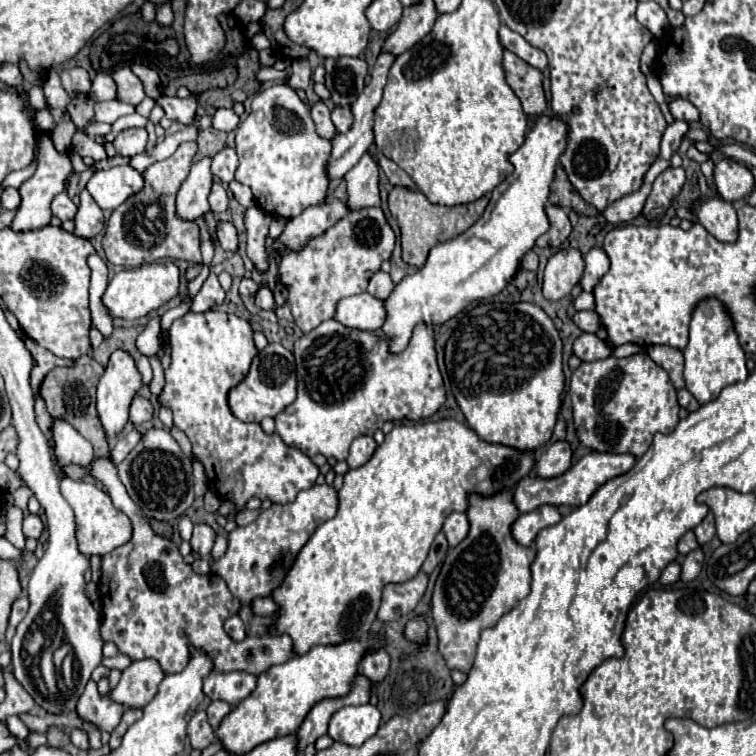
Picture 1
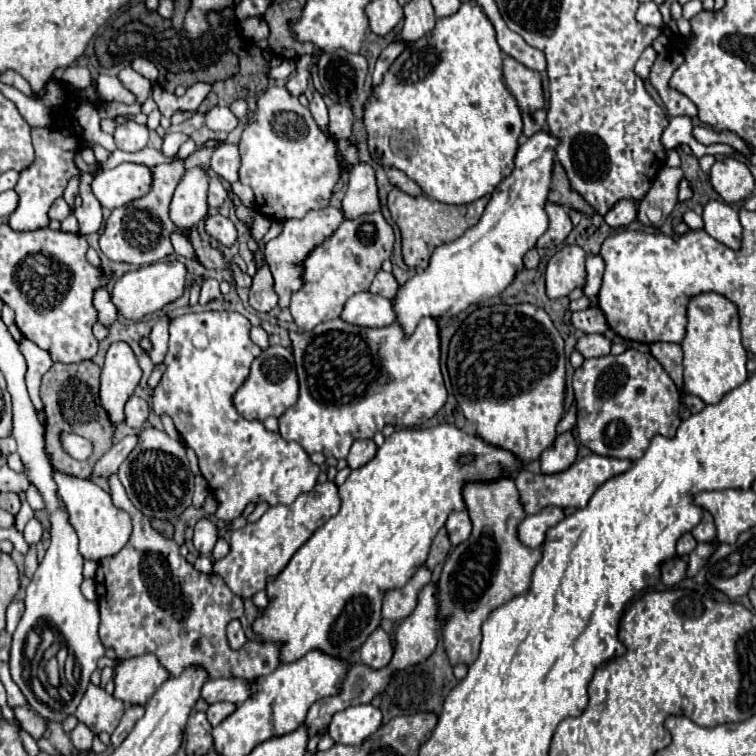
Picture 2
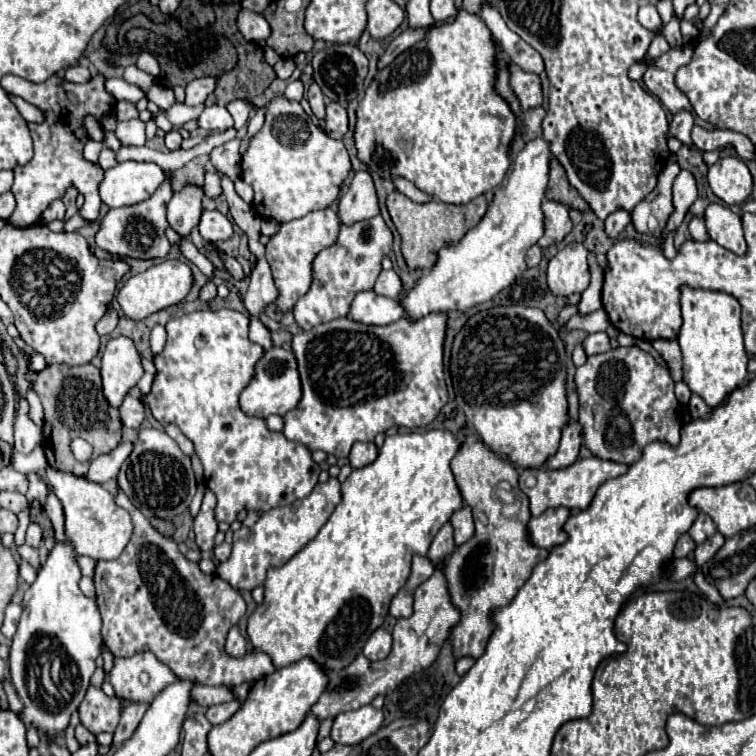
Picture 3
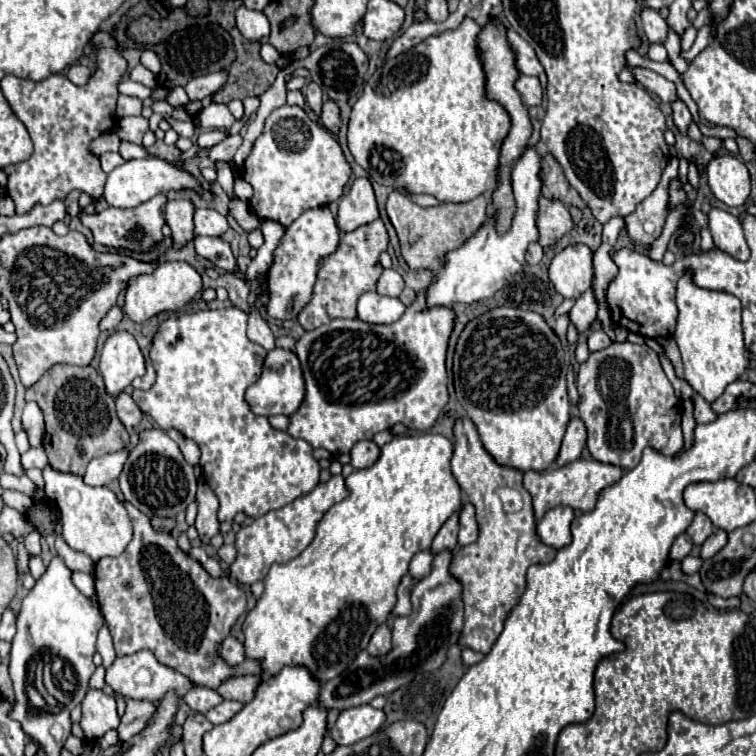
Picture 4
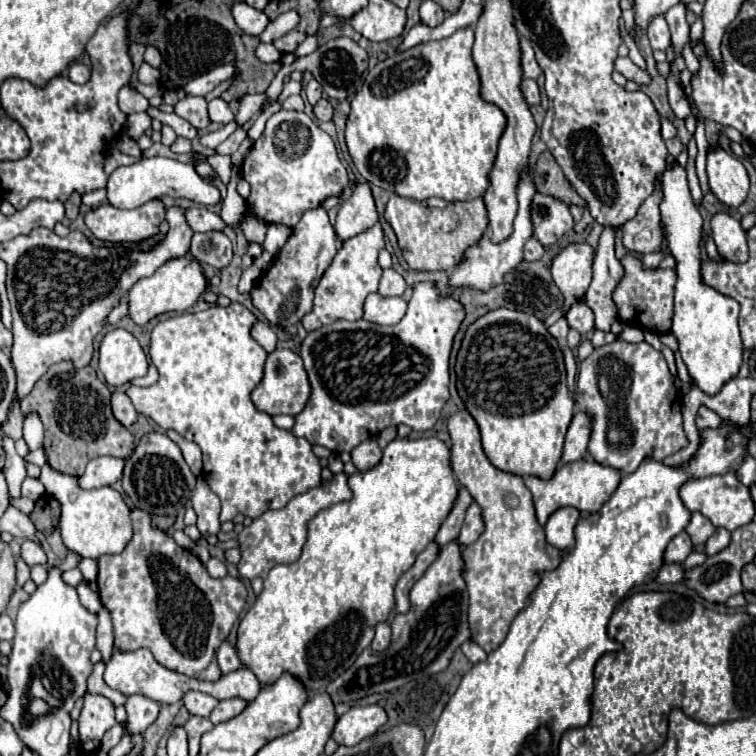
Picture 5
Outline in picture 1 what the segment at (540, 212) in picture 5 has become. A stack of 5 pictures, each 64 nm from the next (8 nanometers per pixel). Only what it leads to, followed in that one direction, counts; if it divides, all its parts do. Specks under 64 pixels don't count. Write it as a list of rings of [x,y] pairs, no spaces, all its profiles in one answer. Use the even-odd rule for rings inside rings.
[[[548,204],[546,214],[548,214],[548,220],[550,220],[550,230],[540,236],[535,245],[541,248],[552,246],[556,248],[568,238],[568,234],[572,232],[572,226],[570,226],[570,220],[568,220],[566,212],[560,206]]]

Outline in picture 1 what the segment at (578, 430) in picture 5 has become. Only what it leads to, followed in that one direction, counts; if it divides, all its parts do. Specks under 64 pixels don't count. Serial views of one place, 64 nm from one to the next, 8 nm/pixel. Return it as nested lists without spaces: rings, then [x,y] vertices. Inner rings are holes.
[[[554,442],[544,454],[540,454],[540,460],[536,462],[536,476],[538,478],[556,478],[564,474],[570,468],[572,450],[568,442]]]

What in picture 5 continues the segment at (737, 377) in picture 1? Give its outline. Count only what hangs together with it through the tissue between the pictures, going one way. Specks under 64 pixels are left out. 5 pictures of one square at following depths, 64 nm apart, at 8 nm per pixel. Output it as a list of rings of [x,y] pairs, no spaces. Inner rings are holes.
[[[674,162],[672,168],[666,168],[658,178],[658,184],[664,188],[664,200],[660,204],[664,238],[670,248],[670,254],[676,258],[676,294],[674,294],[674,318],[672,334],[678,340],[678,350],[688,368],[688,374],[694,380],[694,386],[706,392],[708,396],[720,392],[720,388],[738,374],[742,366],[742,340],[738,330],[738,312],[740,304],[708,288],[700,280],[700,238],[702,238],[702,218],[696,204],[692,202],[686,170]]]

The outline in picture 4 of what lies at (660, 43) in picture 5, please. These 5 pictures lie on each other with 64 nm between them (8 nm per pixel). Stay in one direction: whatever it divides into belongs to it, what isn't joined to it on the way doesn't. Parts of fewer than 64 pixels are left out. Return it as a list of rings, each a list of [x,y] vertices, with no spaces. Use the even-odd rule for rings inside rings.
[[[642,8],[640,18],[642,18],[642,26],[644,26],[644,32],[646,32],[648,42],[664,42],[664,40],[666,40],[668,24],[666,24],[666,20],[658,14],[658,10]]]

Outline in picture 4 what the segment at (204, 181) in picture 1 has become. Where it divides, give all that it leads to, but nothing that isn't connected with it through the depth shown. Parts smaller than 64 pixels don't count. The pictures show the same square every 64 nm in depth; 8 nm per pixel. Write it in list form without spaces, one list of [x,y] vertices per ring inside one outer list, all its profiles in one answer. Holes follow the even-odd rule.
[[[172,200],[166,208],[166,224],[172,230],[176,246],[186,244],[194,238],[194,204],[186,200]]]

